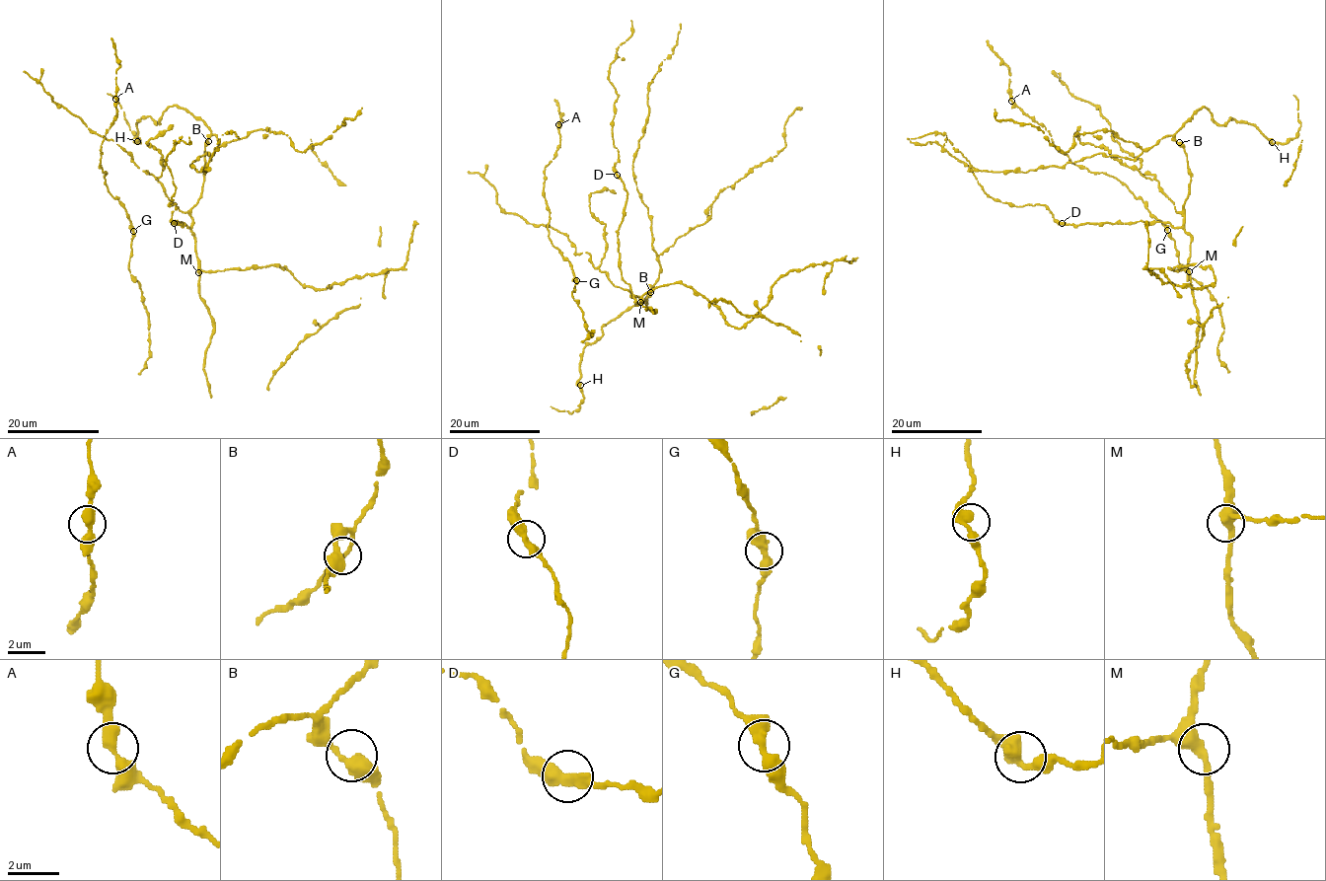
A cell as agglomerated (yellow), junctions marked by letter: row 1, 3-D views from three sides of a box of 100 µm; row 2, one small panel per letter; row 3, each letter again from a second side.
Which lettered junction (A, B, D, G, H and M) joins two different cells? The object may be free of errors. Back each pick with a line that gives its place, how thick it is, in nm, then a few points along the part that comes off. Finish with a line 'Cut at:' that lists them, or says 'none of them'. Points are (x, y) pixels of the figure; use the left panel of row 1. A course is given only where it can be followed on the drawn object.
Cut at: none of them

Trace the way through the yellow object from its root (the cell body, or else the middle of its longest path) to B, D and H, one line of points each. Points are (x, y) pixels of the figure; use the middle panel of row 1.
B: (640, 301), (637, 305), (632, 297), (638, 297), (646, 304), (650, 292)
D: (640, 301), (637, 305), (630, 286), (622, 276), (618, 229), (626, 191), (617, 175)
H: (640, 301), (632, 297), (646, 304), (652, 286), (585, 346), (580, 385)

